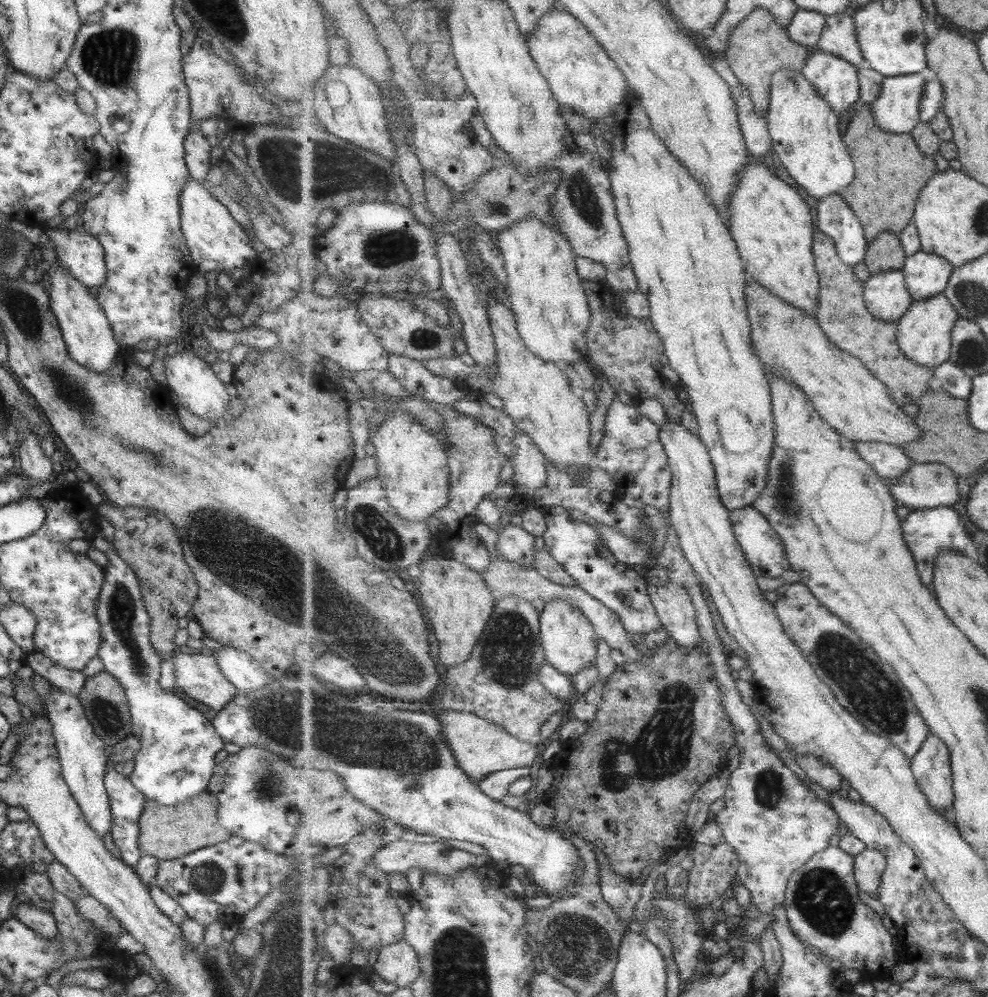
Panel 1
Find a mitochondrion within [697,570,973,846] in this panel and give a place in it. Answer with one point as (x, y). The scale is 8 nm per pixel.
(868, 688)

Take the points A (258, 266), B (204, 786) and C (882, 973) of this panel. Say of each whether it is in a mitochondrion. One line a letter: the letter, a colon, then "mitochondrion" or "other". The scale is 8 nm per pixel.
A: other
B: other
C: other

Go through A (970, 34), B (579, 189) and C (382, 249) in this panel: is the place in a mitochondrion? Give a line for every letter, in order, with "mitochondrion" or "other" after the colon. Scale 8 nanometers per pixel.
A: other
B: mitochondrion
C: mitochondrion

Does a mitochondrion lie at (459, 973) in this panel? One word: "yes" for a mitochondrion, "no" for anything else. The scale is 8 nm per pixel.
yes

